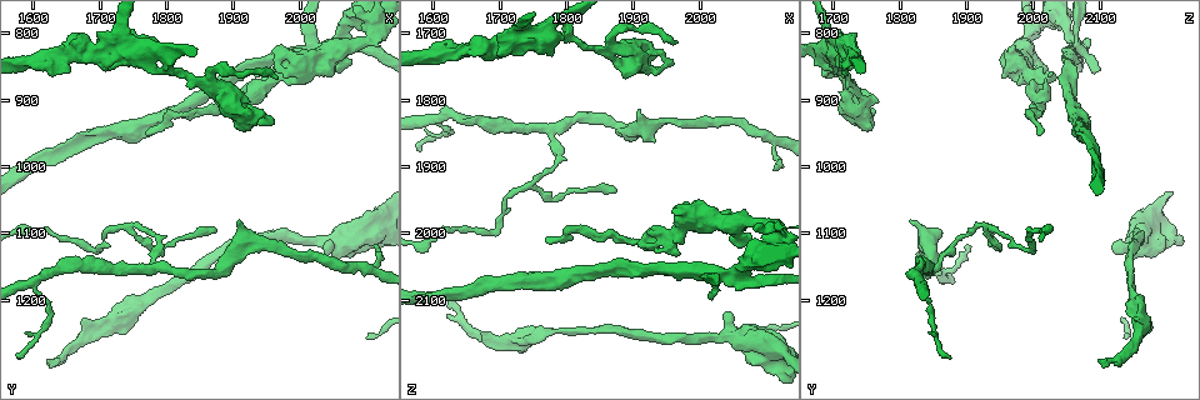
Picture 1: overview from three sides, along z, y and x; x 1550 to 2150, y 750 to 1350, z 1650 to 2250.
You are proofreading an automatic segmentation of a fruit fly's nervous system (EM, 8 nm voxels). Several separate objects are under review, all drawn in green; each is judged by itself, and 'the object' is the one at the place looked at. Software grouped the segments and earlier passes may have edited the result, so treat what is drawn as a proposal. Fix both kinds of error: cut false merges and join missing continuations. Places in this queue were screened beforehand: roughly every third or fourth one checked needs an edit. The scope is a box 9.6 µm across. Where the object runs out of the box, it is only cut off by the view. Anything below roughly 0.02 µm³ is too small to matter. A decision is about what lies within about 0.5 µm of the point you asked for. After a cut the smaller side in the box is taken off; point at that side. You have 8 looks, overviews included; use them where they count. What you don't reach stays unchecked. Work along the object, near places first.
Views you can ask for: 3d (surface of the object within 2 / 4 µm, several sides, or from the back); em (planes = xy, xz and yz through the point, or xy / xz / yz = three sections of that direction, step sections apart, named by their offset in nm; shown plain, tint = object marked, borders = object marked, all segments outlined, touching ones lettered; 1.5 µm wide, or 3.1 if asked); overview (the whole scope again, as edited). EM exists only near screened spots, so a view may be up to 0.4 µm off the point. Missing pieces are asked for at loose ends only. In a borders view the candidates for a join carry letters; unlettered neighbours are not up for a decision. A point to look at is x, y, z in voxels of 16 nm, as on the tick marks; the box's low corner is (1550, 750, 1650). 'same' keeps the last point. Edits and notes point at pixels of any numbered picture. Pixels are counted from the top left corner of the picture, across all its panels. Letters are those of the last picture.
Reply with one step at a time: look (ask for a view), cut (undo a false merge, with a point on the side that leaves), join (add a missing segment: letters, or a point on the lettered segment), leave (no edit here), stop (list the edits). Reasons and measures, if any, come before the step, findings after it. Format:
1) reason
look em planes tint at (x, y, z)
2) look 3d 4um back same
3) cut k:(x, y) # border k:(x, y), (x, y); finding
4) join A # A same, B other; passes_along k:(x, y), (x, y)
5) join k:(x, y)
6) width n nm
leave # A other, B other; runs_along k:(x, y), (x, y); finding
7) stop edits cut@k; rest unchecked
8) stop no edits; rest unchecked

free end
look 3d 4um back at (1620, 1295, 2095)

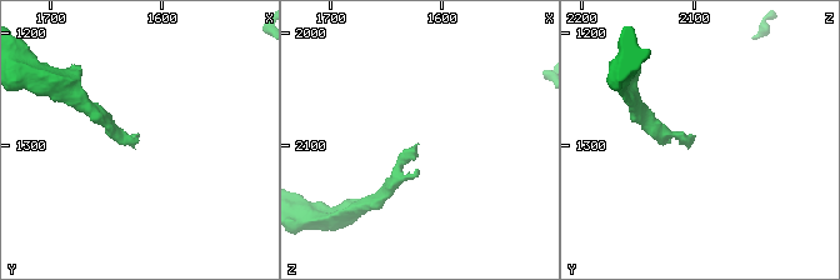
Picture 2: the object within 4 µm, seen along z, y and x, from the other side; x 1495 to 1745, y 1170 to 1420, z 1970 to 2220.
look em planes borders at (1618, 1290, 2096)

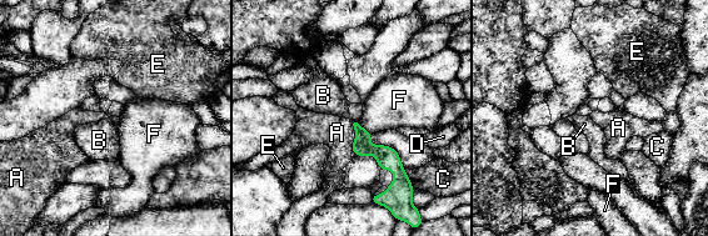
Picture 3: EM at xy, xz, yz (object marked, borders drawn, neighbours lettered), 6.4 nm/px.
longest_contact A 240 nm
join A # A same, B other, C other, D other, E other, F other; the neuron continues

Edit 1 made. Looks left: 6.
see it whole again
look overview

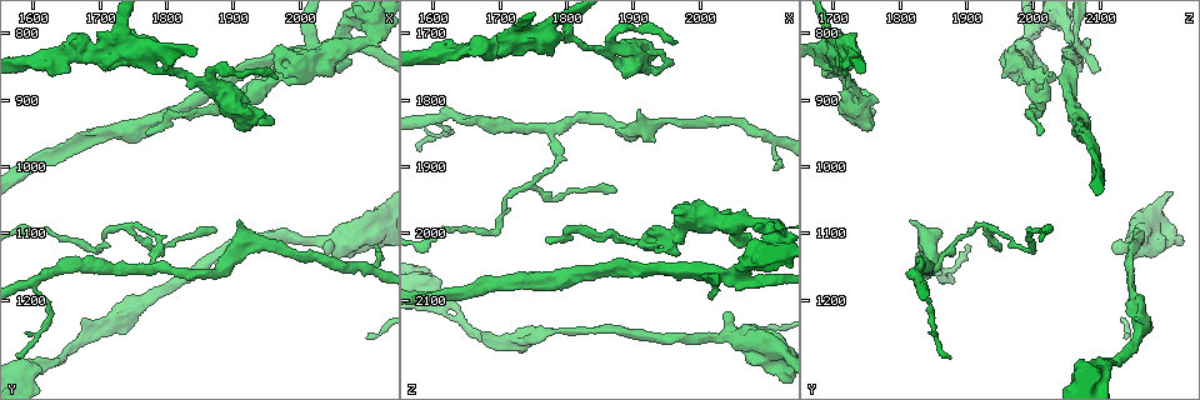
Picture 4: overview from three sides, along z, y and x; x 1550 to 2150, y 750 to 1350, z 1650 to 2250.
thin end
look 3d 2um at (1875, 1095, 1940)

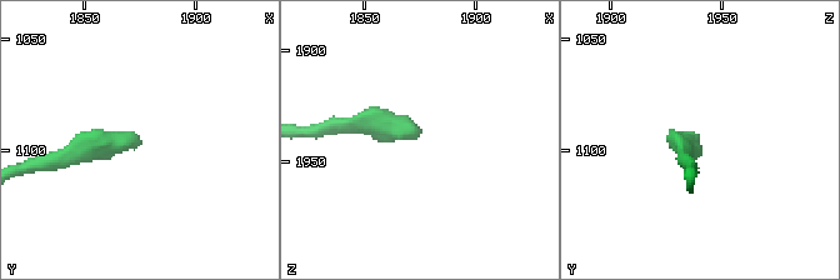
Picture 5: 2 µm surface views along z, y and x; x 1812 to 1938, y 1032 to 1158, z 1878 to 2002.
need the tissue
look em yz step 4 tint at (1876, 1098, 1936)

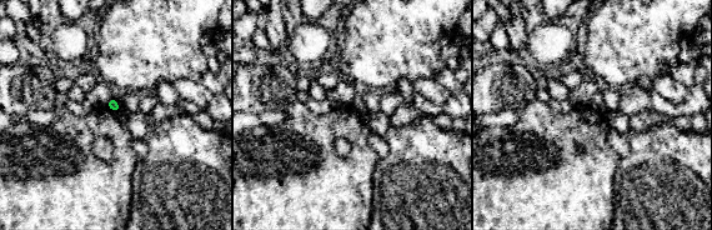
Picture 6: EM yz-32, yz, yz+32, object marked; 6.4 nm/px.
cut it another way
look em planes borders same

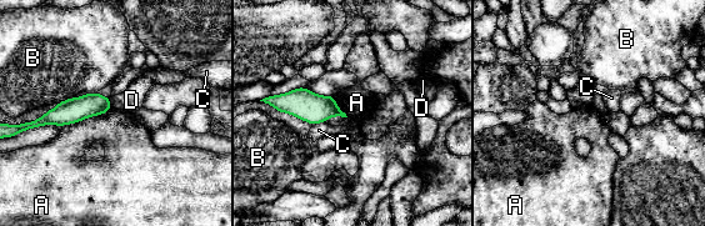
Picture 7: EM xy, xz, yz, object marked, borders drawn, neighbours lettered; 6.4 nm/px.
width 110 nm
leave # A other, B other, C other, D other; none of them fits

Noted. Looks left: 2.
two arms in line, one across
look em planes plain at (1780, 1150, 1850)

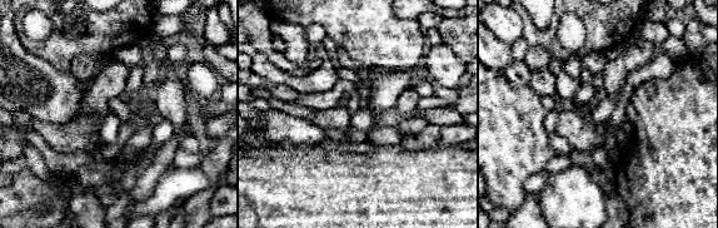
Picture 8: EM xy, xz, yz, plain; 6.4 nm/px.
see the neighbours
look em planes borders same

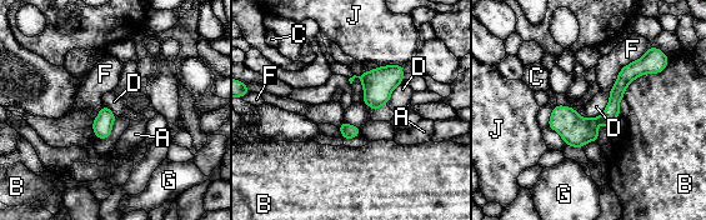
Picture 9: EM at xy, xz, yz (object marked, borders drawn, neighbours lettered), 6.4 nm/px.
longest_contact F 340 nm
leave # A other, B other, C other, D other, F other, G other, J other; all the same neuron

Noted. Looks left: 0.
stop edits join@3; rest unchecked

